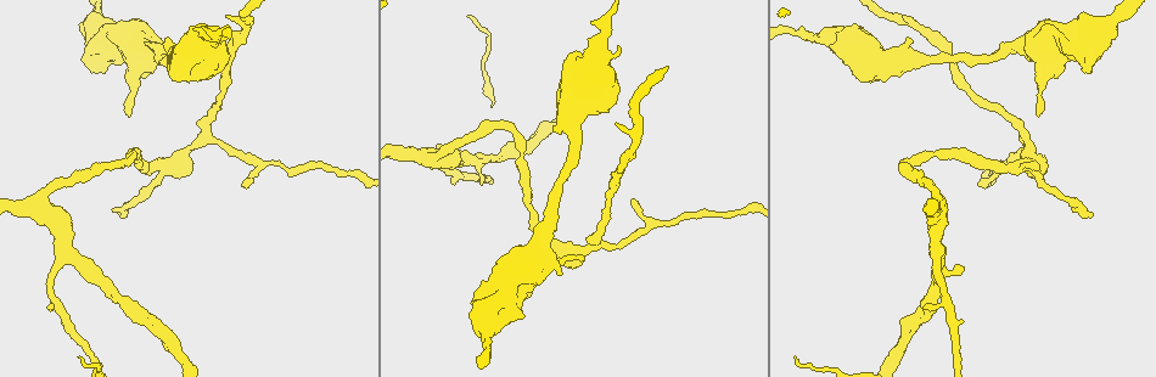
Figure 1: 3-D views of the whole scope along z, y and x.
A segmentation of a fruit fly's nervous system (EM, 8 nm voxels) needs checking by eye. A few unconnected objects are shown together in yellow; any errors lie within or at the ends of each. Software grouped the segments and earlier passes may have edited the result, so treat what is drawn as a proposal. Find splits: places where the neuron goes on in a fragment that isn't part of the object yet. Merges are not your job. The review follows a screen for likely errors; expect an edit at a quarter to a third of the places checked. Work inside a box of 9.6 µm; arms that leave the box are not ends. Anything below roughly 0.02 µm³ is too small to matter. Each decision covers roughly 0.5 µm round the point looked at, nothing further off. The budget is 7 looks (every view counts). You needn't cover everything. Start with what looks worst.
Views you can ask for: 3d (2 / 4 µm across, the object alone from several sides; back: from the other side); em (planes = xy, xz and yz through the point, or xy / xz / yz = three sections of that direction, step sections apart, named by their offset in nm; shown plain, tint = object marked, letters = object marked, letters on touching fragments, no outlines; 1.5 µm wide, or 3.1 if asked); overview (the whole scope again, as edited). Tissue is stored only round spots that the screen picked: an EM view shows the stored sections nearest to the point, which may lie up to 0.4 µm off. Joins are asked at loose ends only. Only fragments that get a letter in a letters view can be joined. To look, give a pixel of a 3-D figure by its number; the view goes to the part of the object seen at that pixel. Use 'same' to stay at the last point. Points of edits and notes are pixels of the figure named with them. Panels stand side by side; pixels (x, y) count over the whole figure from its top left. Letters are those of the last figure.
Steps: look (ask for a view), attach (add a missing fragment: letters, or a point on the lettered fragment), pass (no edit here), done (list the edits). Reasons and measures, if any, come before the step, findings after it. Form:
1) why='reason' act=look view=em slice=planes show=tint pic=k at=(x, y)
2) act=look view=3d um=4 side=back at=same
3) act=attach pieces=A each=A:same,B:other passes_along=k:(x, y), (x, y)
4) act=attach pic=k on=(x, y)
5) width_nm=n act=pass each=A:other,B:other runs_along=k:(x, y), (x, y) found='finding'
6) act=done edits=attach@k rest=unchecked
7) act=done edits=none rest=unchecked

why='thick end' act=look view=em slice=xz step=4 show=letters pic=1 at=(617, 45)

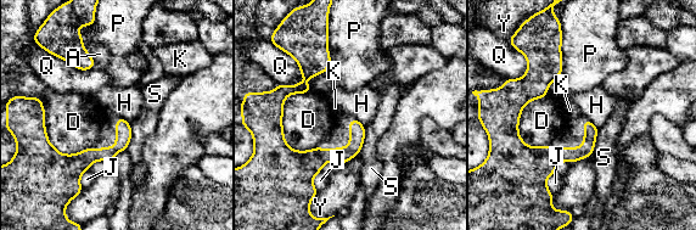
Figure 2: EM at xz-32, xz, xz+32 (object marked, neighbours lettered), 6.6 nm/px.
act=pass each=A:other,D:other,H:other,J:other,K:other,P:other,Q:other,S:other,Y:other runs_along=2:(323, 50), (279, 106), (282, 142), (310, 174) found='no lettered fragment goes on from it'

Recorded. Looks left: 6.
why='tapers out' act=look view=em slice=xz step=8 show=letters pic=1 at=(1091, 212)

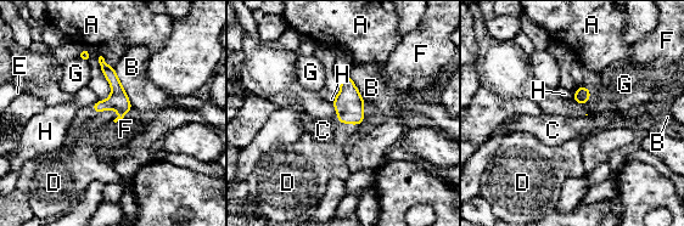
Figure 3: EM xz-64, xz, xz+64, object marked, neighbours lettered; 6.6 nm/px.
longest_contact=B:300nm act=attach pieces=D each=A:other,B:other,C:other,D:same,E:other,F:other,G:other,H:other found='it goes on there'

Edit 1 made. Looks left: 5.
act=look view=overview

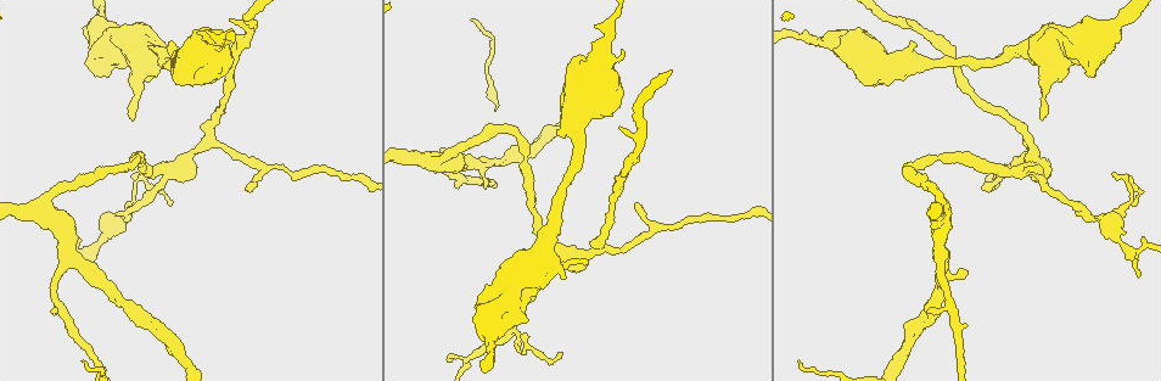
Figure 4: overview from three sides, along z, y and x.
act=look view=em slice=xy step=4 show=letters pic=4 at=(105, 30)

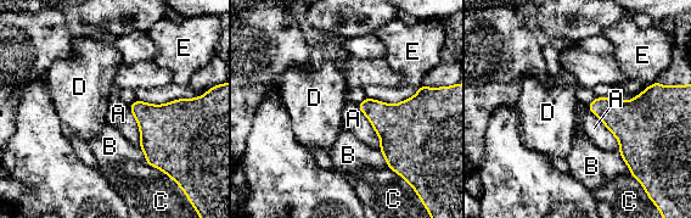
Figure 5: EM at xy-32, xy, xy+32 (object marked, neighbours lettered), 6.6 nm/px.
longest_contact=A:360nm act=pass each=A:other,B:other,C:other,D:other,E:other border=5:(653, 82), (644, 90) found='no lettered fragment goes on from it'

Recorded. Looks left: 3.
act=done edits=attach@3 rest=unchecked

